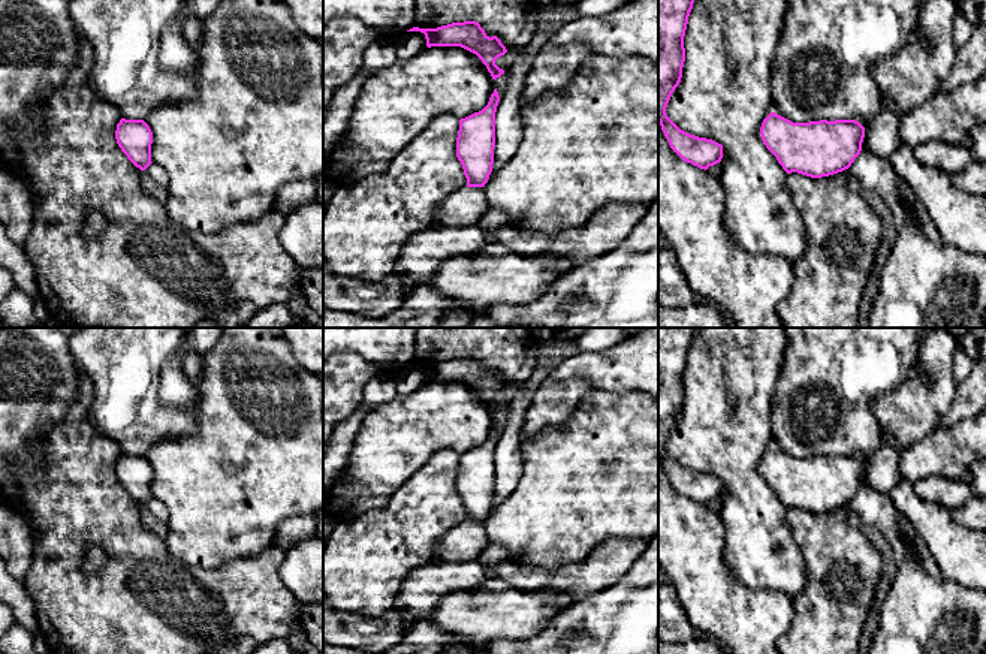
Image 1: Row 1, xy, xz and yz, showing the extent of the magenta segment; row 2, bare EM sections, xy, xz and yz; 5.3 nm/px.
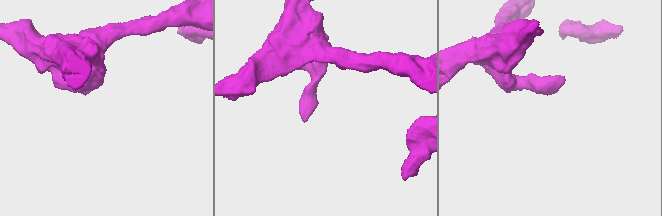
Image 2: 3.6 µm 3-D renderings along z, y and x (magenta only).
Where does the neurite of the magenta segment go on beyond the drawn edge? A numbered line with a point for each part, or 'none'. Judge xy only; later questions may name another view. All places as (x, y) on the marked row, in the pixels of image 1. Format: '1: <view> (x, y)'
none

